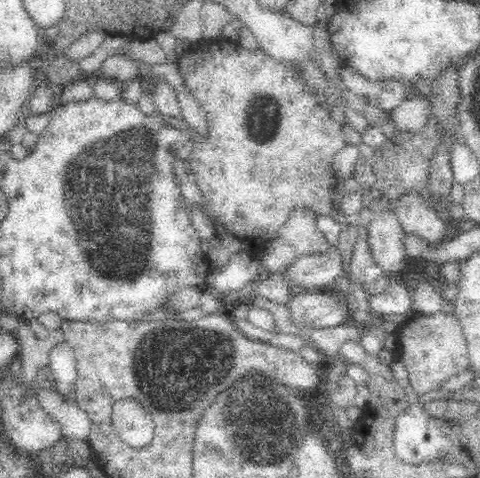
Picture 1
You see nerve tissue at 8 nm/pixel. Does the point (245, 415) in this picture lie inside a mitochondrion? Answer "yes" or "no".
yes

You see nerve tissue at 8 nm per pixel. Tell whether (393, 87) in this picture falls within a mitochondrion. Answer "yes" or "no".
no

